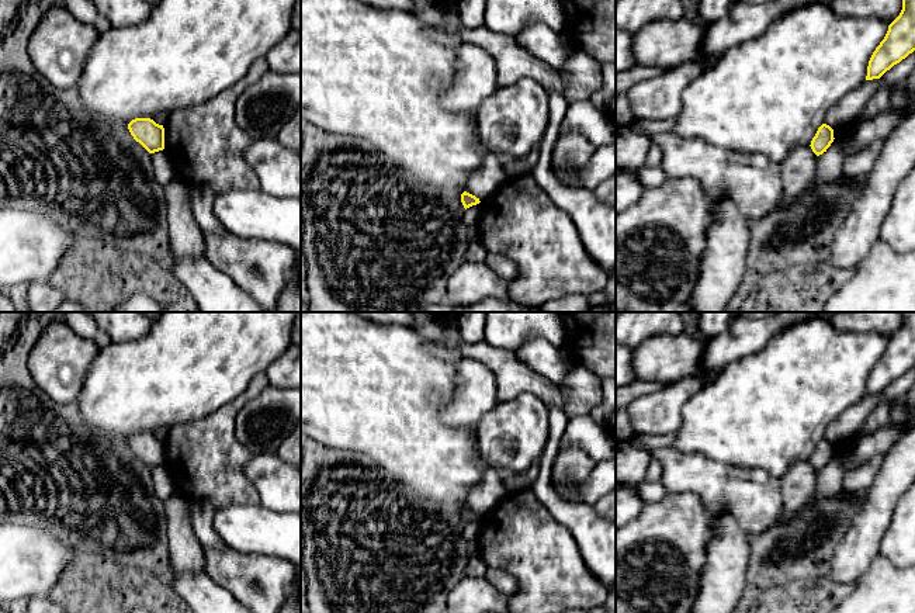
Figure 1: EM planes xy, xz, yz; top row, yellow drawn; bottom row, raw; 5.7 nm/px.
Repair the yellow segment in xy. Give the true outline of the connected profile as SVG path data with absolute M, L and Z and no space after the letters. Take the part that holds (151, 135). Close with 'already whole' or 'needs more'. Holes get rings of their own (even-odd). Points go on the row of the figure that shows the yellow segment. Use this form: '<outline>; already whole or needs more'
M135 118L128 124L134 139L139 142L149 153L164 149L164 128L150 118Z; already whole

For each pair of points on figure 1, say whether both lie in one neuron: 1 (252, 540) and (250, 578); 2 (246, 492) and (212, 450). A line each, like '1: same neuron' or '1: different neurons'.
1: different neurons
2: same neuron

